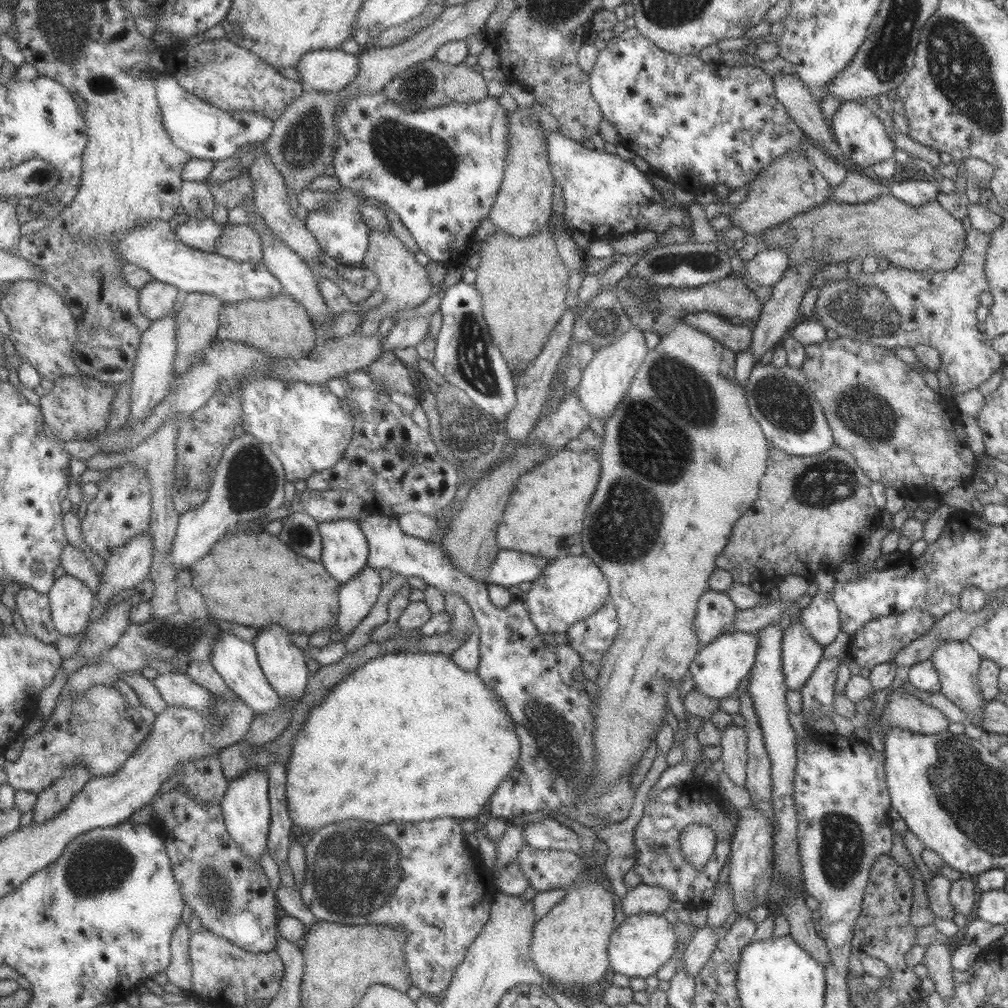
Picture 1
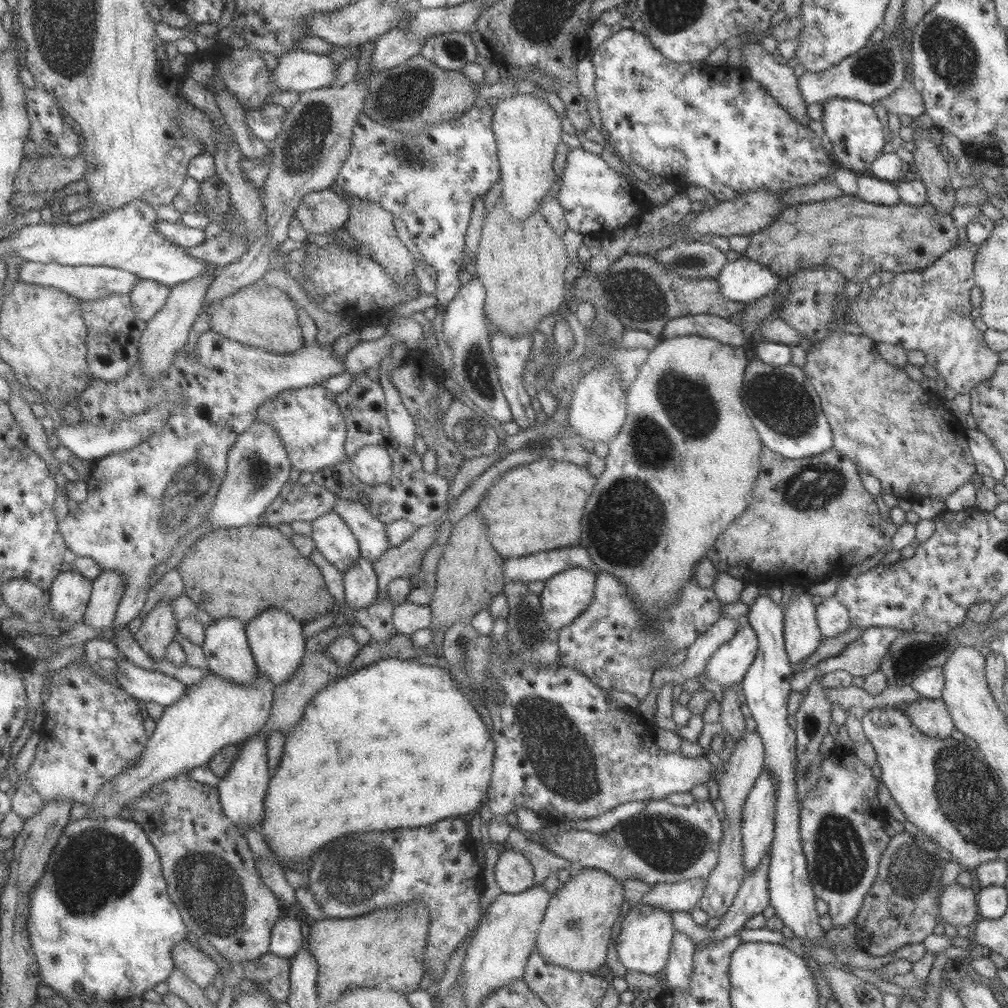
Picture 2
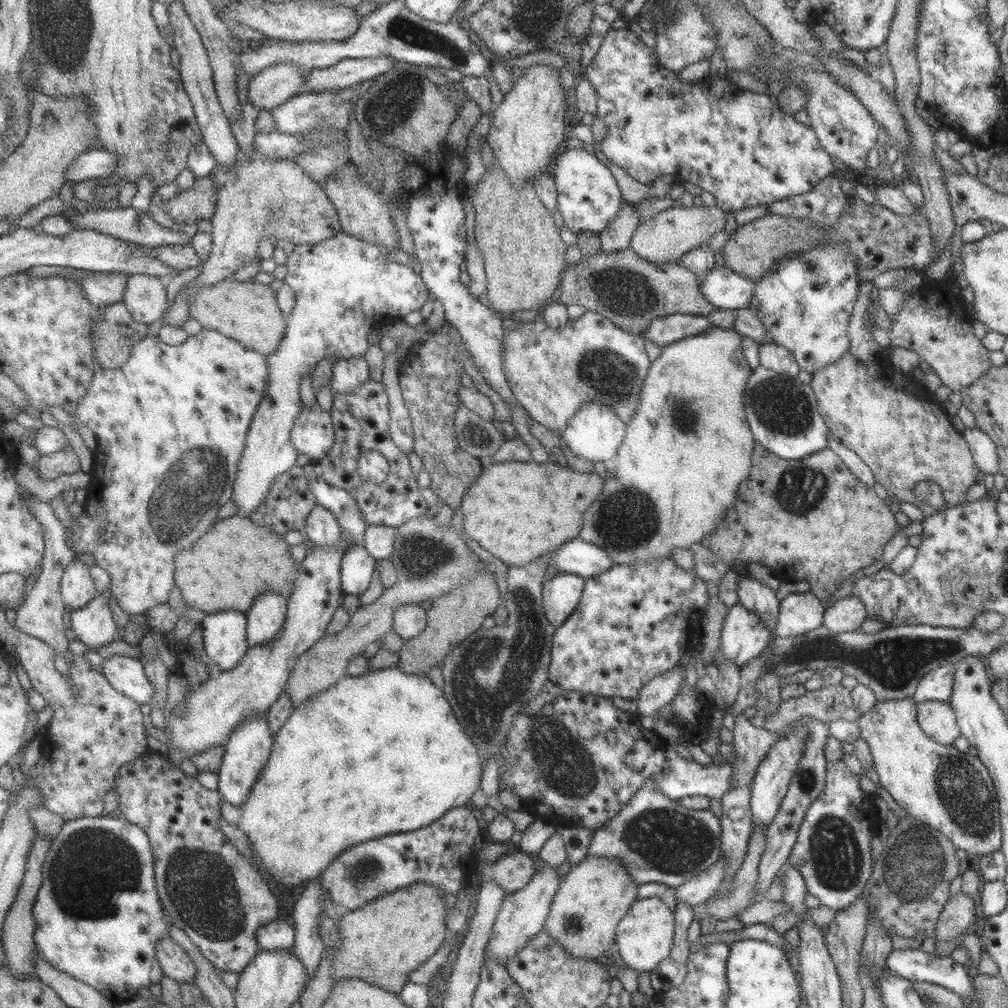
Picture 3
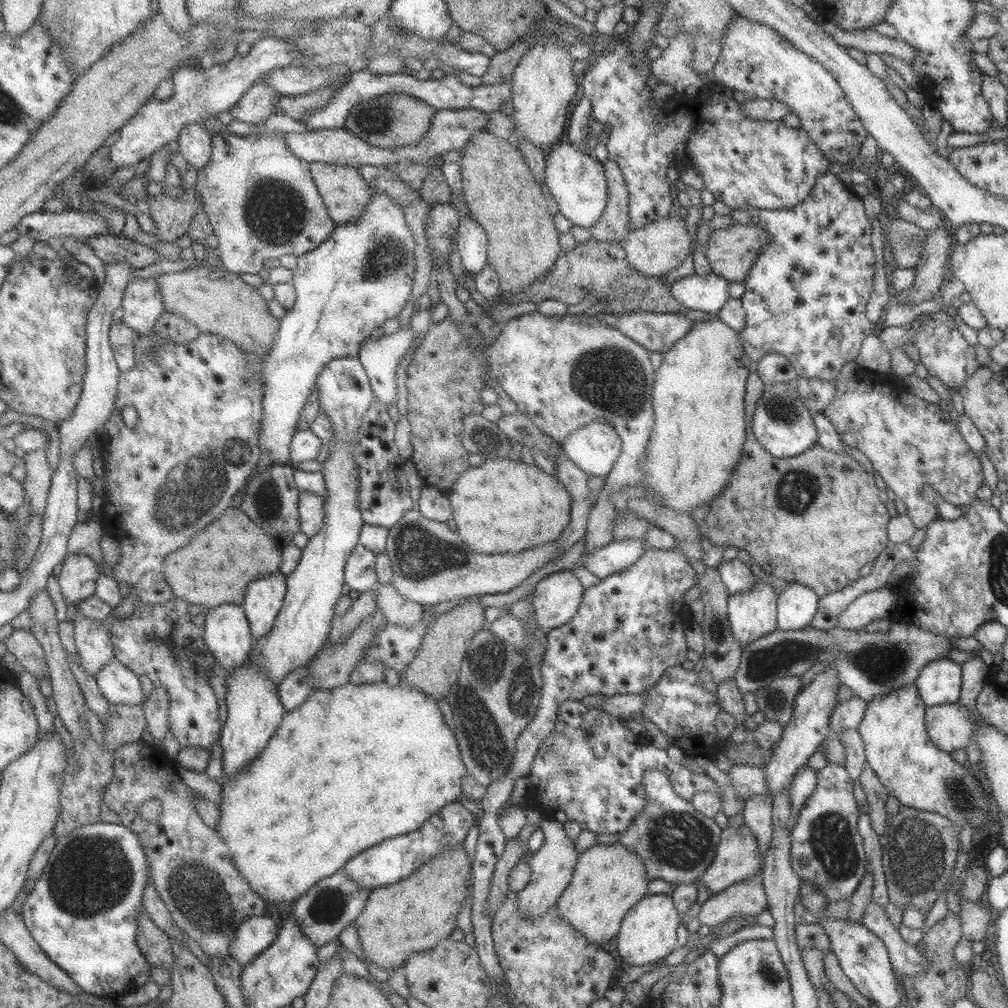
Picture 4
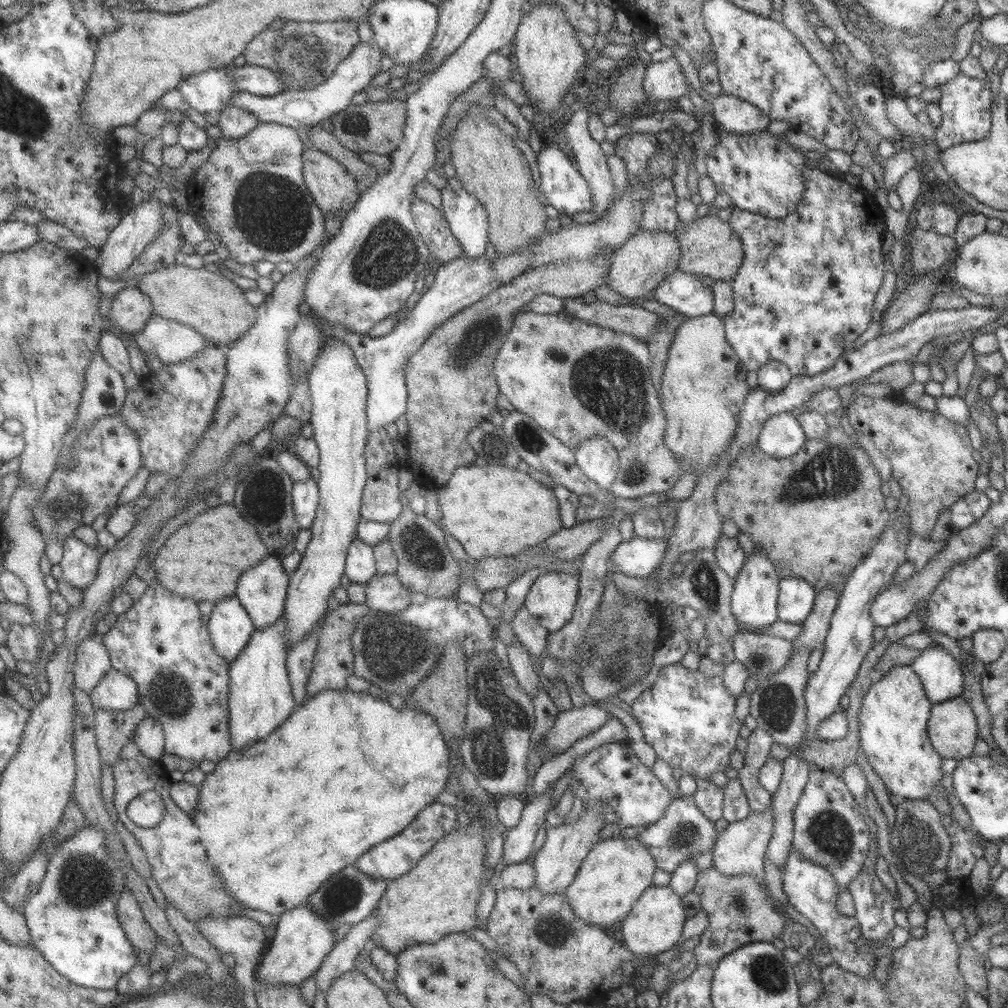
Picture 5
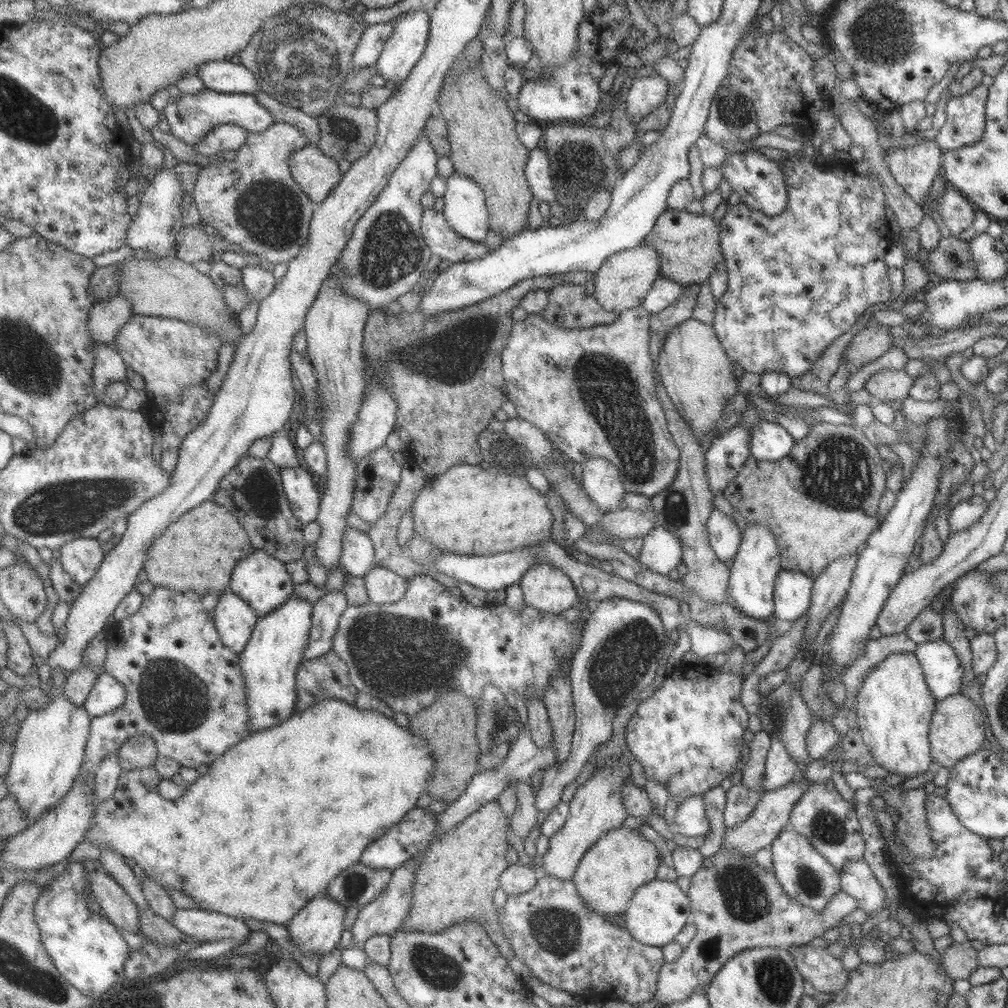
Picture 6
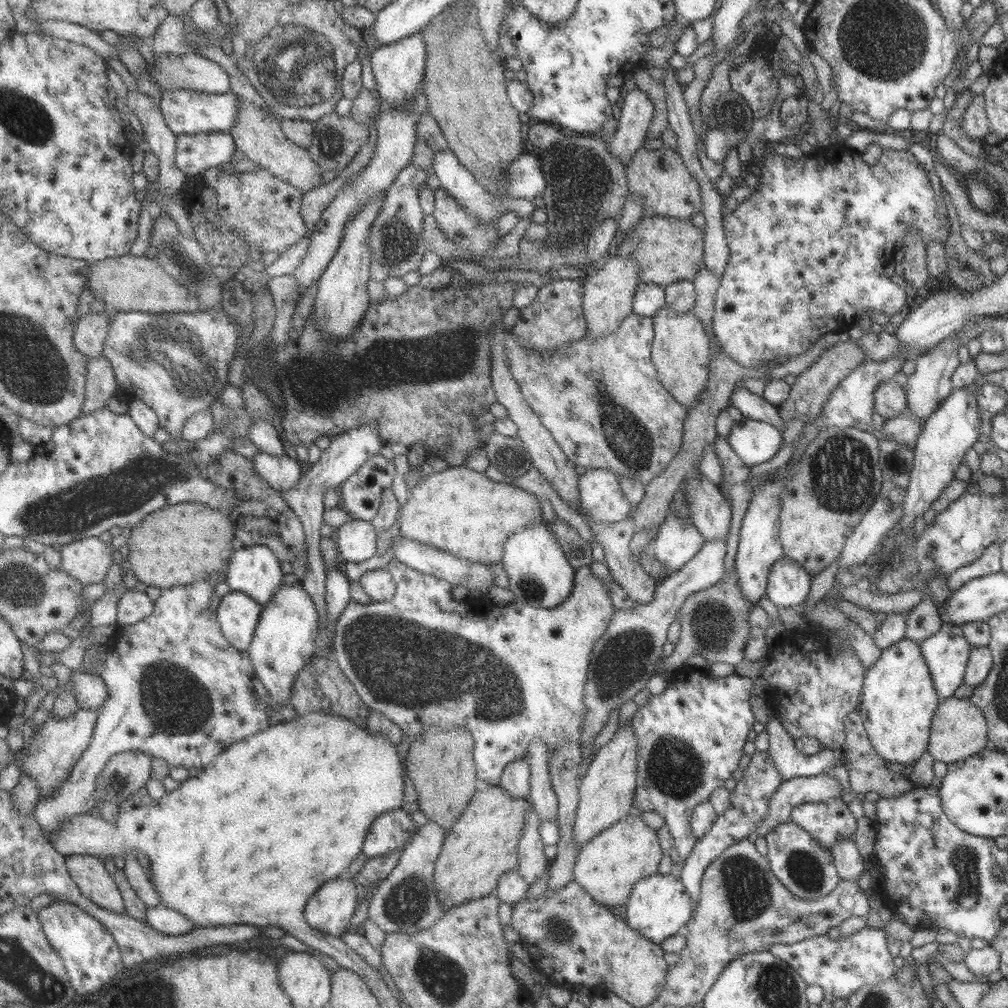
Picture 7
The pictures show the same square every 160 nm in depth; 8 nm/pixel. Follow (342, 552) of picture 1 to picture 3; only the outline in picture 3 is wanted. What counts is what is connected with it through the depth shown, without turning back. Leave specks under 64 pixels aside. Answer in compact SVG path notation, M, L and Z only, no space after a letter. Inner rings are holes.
M317 504L309 520L306 521L307 527L303 532L309 541L327 549L329 546L341 546L341 549L349 551L345 549L346 534L343 532L342 524L331 510Z

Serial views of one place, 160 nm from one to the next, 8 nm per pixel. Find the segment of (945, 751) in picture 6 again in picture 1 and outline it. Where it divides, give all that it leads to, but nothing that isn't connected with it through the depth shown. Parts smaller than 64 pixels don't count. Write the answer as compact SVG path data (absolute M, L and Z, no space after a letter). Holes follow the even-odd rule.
M897 688L889 694L889 702L880 713L877 727L871 729L870 746L883 750L882 734L885 729L897 727L919 734L947 731L950 722L938 709L921 702L906 690Z

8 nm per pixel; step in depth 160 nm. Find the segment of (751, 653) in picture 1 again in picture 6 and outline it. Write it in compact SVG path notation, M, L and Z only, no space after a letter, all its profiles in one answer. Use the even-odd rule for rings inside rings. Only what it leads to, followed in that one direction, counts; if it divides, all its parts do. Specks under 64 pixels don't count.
M763 524L746 526L741 535L737 554L729 562L729 580L727 591L741 614L756 620L767 620L774 611L773 588L779 574L780 560L775 538Z

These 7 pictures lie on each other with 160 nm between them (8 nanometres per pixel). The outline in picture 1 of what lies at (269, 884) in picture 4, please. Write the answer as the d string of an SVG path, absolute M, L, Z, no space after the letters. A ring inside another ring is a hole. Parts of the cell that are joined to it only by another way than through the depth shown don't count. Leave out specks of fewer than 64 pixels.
M387 653L367 661L361 668L350 674L341 684L334 686L330 693L317 705L296 734L292 753L286 769L288 772L287 808L292 816L296 835L308 838L331 824L346 820L369 820L375 824L407 823L433 820L439 817L469 818L483 817L489 797L507 774L511 772L519 756L519 741L513 730L510 714L494 699L492 692L484 685L476 672L459 669L450 655L429 653Z

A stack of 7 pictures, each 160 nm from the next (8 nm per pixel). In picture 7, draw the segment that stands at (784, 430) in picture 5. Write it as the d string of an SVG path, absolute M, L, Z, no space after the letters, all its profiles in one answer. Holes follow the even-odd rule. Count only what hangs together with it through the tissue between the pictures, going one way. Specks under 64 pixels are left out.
M745 417L731 425L726 440L747 467L769 460L782 445L780 429Z

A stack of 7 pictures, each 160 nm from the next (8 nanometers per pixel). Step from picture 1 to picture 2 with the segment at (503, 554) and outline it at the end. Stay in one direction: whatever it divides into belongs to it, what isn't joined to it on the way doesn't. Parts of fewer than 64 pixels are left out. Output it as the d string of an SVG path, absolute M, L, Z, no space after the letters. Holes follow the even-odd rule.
M577 545L507 558L502 563L504 582L545 582L557 572L573 567L597 573L589 555L587 550L583 550L583 546Z

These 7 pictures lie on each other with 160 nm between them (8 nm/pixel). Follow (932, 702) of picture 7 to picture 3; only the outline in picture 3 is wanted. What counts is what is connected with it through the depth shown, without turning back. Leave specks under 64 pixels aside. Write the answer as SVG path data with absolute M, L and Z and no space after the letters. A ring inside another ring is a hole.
M912 698L877 701L872 710L859 716L856 723L860 730L859 737L868 744L879 784L905 814L940 830L956 849L964 850L972 861L982 854L999 850L1002 834L998 802L987 769L975 755L960 752L953 745L943 746L931 740L916 721L916 702Z

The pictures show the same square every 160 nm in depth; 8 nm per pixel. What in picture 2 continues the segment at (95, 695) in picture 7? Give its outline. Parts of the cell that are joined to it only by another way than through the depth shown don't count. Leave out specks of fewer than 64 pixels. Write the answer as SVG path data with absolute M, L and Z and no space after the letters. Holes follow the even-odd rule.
M125 657L115 662L118 673L114 681L133 698L145 703L154 702L166 708L181 699L189 687L177 677L143 668Z

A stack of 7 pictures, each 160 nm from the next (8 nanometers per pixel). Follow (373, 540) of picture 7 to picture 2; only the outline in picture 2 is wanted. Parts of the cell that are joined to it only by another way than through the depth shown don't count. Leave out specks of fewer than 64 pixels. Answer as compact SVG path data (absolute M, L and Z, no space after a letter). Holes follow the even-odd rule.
M361 557L355 562L344 577L345 600L353 610L367 608L379 594L379 575L368 558Z

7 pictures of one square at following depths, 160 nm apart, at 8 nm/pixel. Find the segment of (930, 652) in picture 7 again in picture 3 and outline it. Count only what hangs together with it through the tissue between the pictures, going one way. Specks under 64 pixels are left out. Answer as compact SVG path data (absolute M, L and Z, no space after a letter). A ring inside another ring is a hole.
M945 663L919 678L912 699L917 702L948 702L956 665Z

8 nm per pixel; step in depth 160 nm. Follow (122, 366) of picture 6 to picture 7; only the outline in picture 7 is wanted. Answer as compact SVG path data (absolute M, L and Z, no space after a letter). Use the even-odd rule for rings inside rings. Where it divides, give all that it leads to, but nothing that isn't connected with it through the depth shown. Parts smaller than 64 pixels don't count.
M102 356L90 361L87 371L86 401L83 403L83 414L107 408L109 400L117 397L118 377L109 358Z

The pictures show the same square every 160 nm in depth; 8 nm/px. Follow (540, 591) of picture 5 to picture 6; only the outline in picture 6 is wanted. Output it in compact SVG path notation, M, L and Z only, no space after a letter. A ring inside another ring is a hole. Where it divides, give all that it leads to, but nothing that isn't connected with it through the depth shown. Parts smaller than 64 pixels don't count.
M547 562L529 566L518 585L524 604L544 613L562 613L579 600L569 578Z

